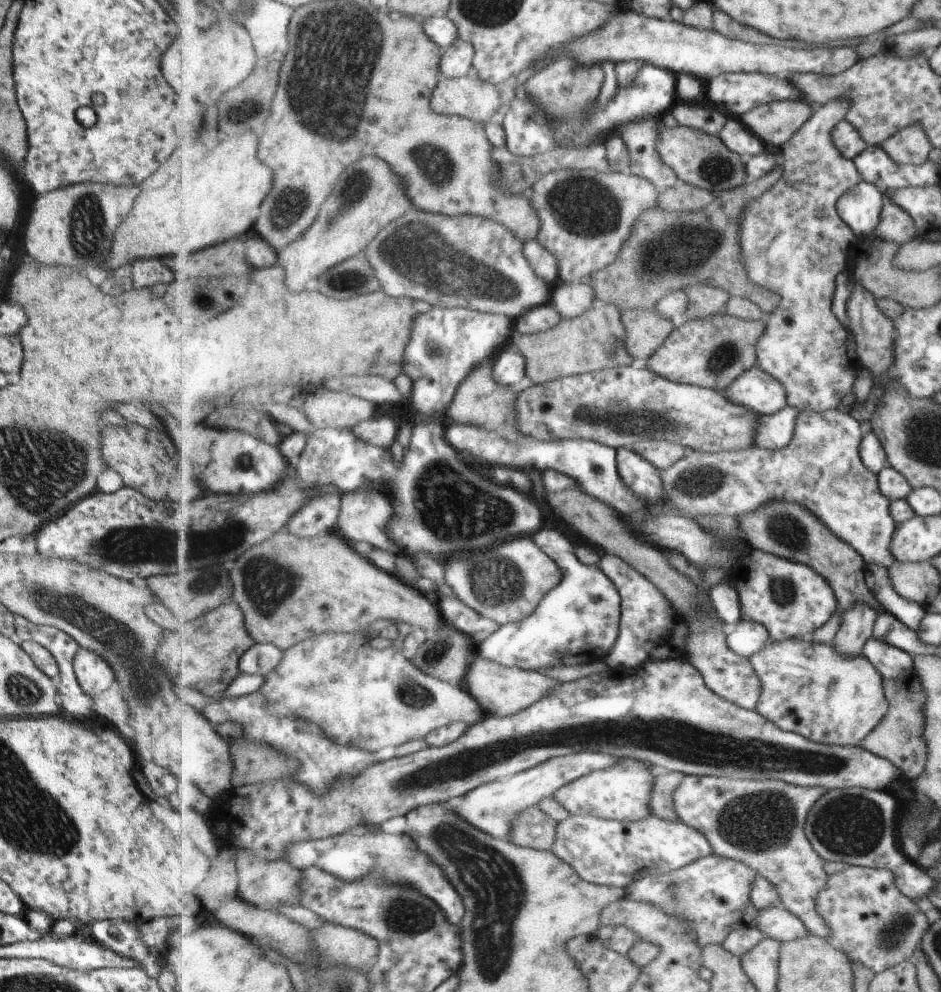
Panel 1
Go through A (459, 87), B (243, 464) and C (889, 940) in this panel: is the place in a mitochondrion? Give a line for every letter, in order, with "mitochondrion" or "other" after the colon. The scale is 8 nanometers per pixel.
A: other
B: other
C: mitochondrion

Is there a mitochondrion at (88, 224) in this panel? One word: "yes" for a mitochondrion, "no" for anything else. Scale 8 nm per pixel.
yes

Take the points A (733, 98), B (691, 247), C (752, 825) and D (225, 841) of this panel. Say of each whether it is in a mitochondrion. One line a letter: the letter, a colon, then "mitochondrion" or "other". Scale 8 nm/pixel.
A: other
B: mitochondrion
C: mitochondrion
D: other

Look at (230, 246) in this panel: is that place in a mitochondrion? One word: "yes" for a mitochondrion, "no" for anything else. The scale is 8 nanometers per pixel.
no

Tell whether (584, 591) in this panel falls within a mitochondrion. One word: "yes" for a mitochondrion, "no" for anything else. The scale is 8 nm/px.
no

